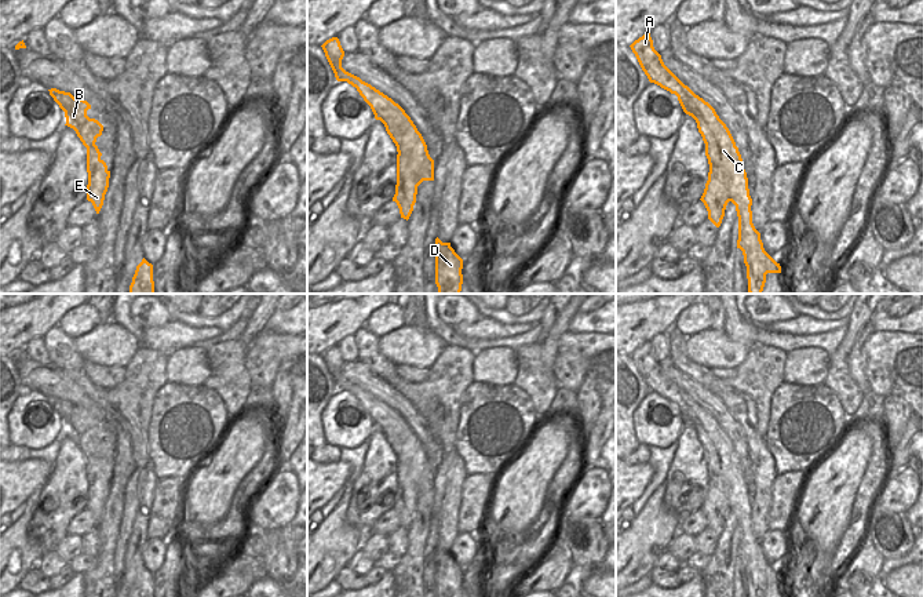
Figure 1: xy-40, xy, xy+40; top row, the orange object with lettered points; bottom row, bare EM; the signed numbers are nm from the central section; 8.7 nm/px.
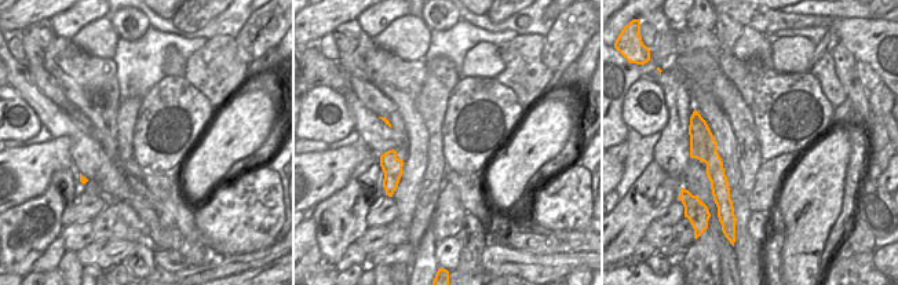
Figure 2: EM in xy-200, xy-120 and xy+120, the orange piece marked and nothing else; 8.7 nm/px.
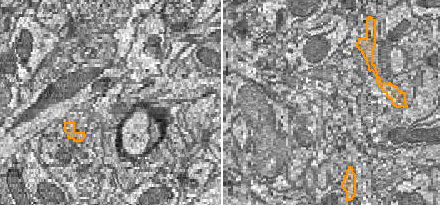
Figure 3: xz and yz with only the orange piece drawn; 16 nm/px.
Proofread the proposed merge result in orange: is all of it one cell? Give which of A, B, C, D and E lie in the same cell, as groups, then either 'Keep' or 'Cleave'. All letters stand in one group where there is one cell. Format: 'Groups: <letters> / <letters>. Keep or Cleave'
Groups: A B C D / E. Cleave

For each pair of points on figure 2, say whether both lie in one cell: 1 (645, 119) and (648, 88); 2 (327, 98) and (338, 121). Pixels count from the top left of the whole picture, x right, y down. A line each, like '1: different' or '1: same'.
1: same
2: same

